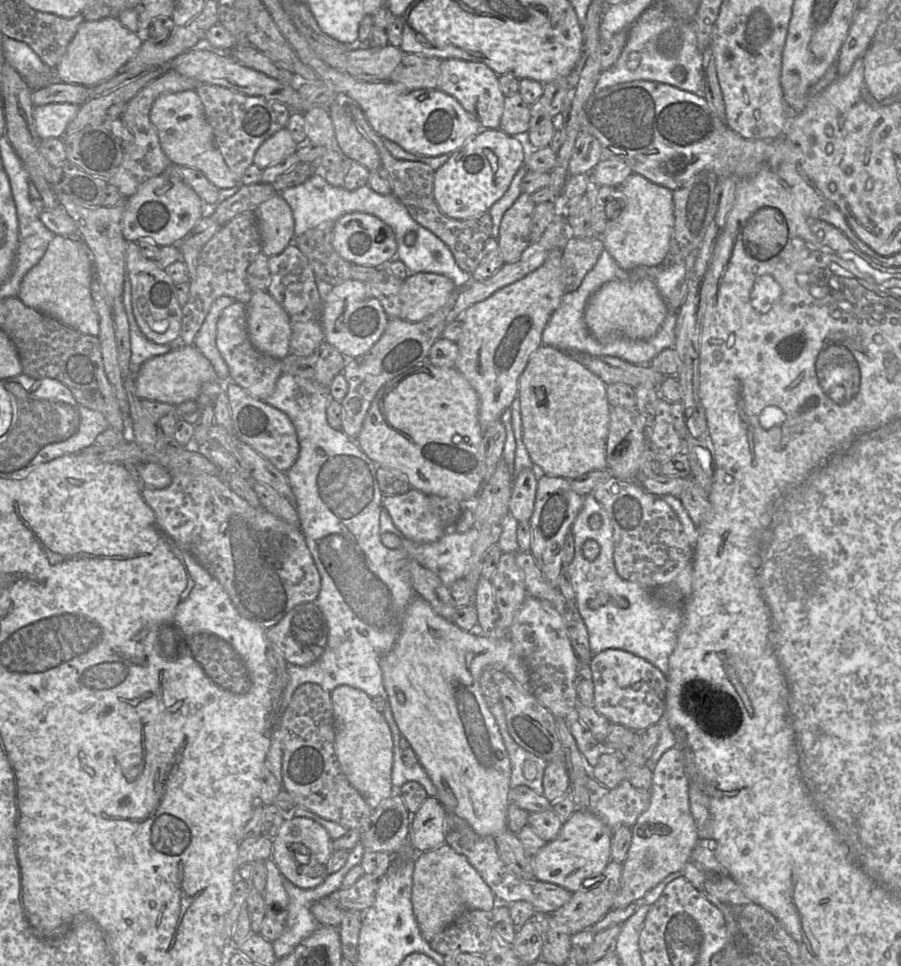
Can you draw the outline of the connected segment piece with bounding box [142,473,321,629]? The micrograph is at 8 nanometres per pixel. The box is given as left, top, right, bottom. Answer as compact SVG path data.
M173 473L171 484L162 489L142 489L160 527L215 578L240 614L264 629L276 625L294 607L315 602L321 577L299 528L267 511L254 507L213 476Z

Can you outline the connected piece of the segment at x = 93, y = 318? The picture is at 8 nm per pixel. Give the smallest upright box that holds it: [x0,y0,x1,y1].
[17,235,100,336]

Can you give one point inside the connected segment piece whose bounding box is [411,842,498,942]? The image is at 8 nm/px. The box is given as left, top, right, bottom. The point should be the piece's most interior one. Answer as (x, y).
(444, 884)

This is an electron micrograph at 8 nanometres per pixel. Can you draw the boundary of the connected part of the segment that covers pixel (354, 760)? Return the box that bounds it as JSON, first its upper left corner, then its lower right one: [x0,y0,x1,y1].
[330,685,393,809]

